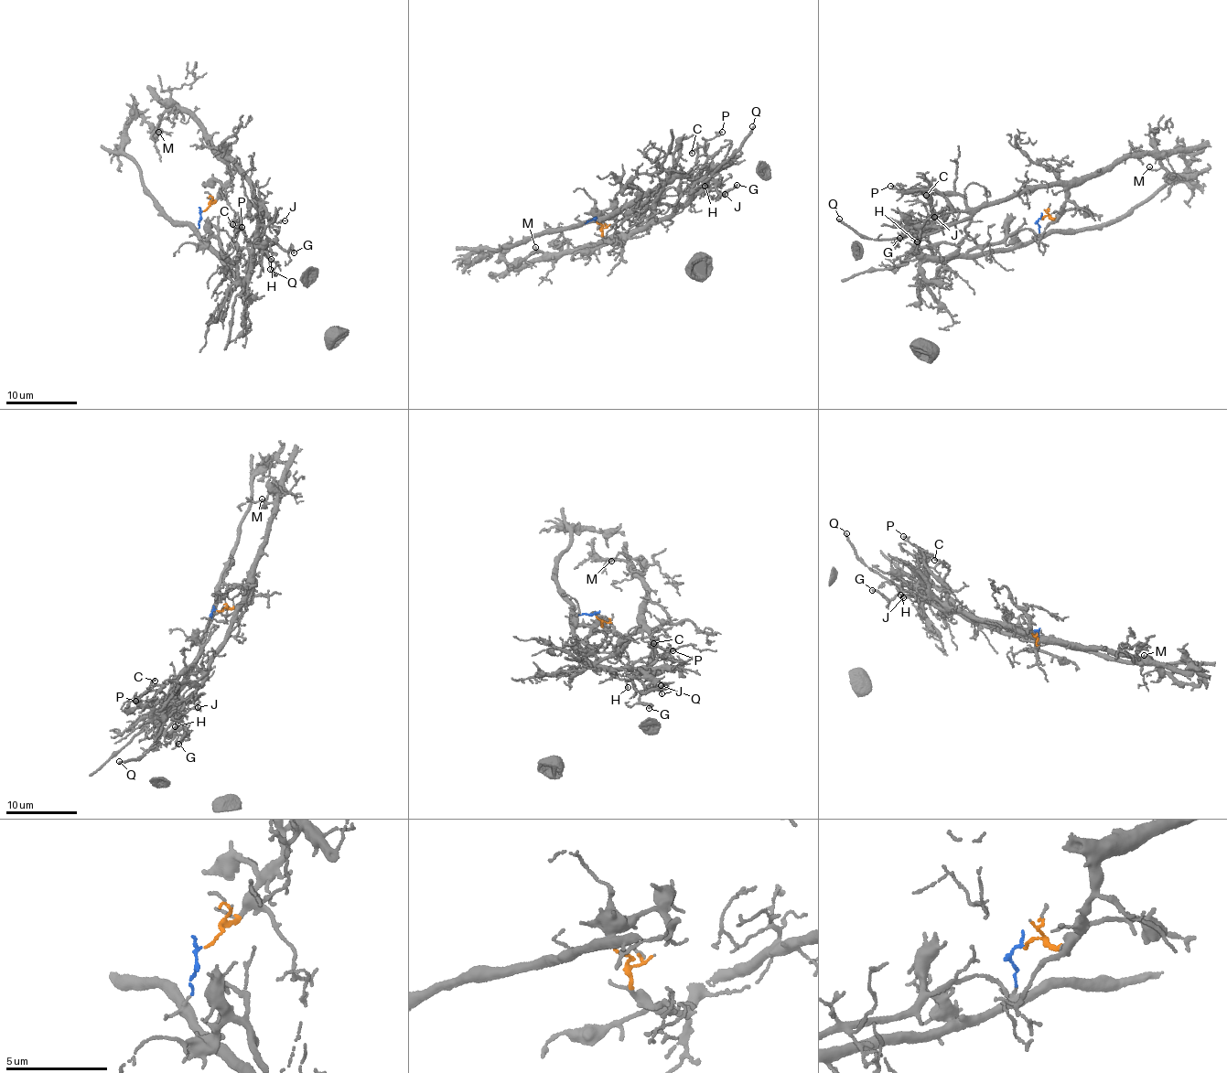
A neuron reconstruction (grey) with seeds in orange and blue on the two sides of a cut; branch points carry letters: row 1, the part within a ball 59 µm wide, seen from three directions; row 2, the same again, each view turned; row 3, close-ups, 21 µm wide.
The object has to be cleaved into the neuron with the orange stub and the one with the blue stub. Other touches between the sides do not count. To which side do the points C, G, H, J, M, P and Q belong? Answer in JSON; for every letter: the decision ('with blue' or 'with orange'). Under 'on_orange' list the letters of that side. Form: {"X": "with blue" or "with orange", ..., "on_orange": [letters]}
{"C": "with orange", "G": "with orange", "H": "with orange", "J": "with orange", "M": "with orange", "P": "with orange", "Q": "with orange", "on_orange": ["C", "G", "H", "J", "M", "P", "Q"]}

